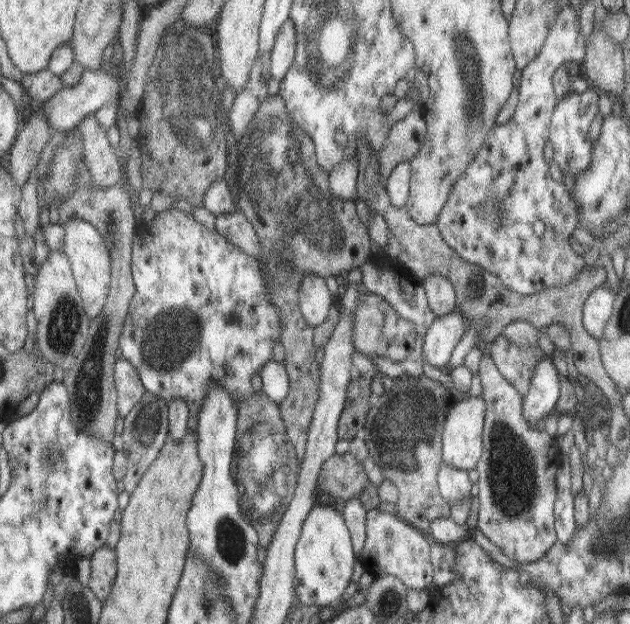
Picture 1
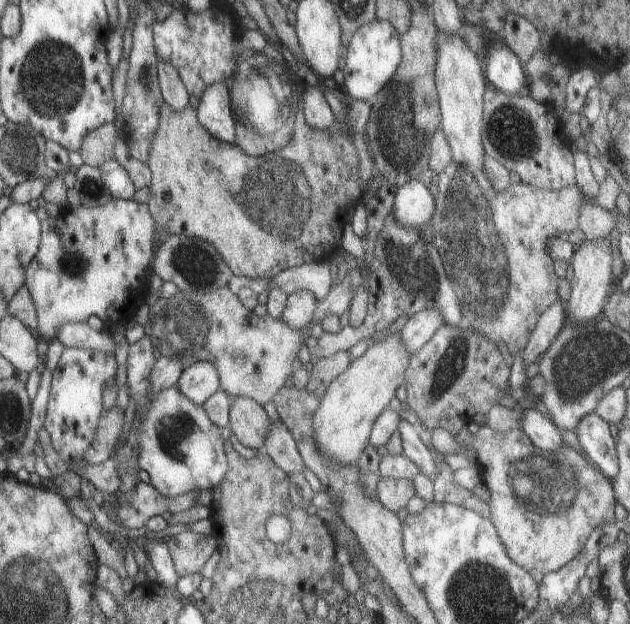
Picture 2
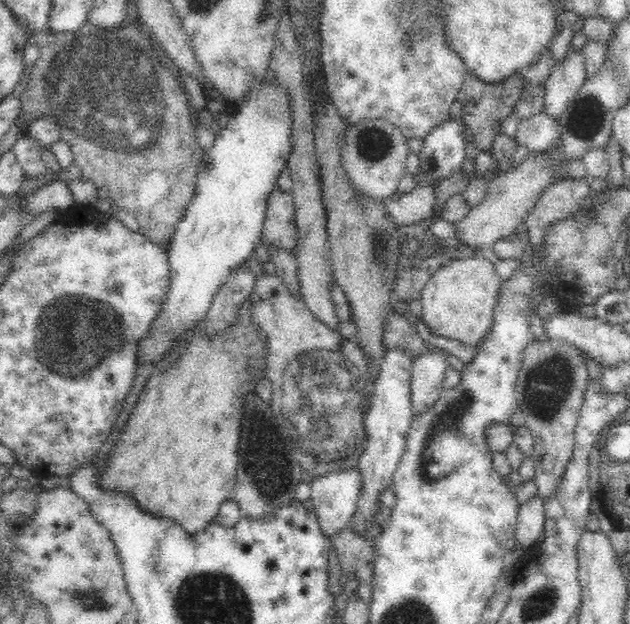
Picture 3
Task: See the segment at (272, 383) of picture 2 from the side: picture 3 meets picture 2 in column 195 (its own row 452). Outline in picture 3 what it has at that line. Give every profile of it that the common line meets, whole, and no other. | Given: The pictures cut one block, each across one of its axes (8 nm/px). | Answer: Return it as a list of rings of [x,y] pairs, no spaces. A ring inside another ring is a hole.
[[[266,272],[258,276],[258,284],[250,294],[254,304],[254,324],[266,334],[270,344],[270,356],[266,374],[272,382],[272,412],[276,422],[288,434],[292,442],[294,458],[300,462],[302,470],[312,476],[326,476],[330,472],[346,472],[356,468],[358,458],[366,448],[366,412],[370,402],[374,402],[374,380],[370,374],[370,364],[356,348],[356,342],[342,338],[338,332],[322,324],[306,306],[304,300],[288,294],[280,276],[268,276]]]

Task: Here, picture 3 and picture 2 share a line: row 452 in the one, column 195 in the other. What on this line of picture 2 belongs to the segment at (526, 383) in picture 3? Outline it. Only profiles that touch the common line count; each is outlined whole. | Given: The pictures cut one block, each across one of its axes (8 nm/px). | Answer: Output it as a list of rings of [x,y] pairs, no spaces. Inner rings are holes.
[[[185,532],[179,536],[167,538],[167,544],[171,550],[173,568],[181,578],[201,572],[203,564],[215,550],[215,540],[211,536],[195,534],[195,532]]]

